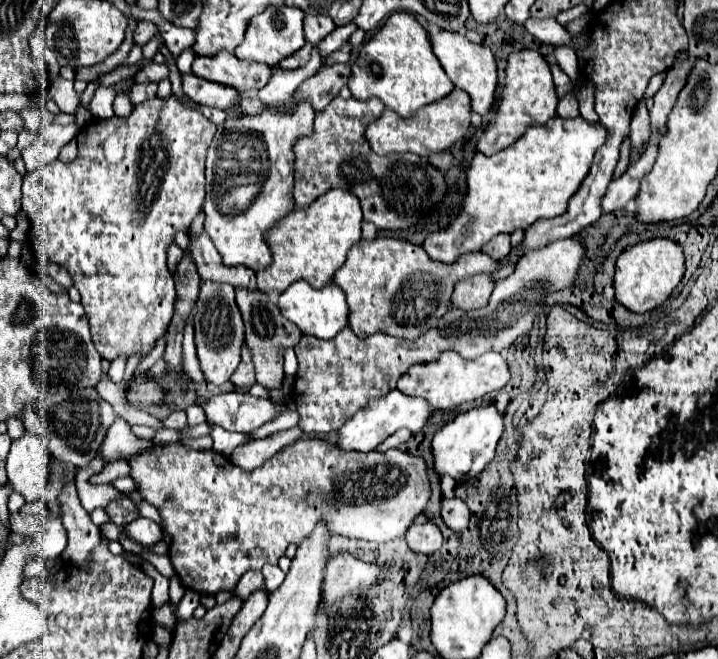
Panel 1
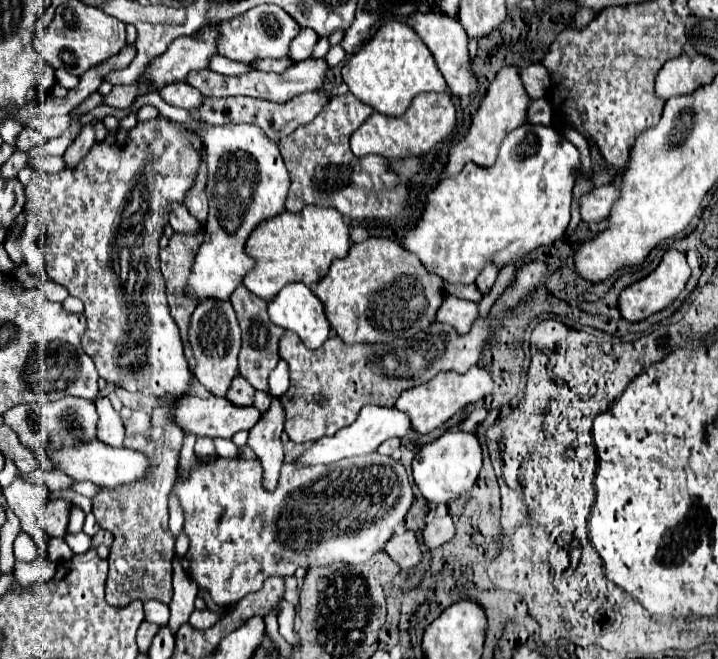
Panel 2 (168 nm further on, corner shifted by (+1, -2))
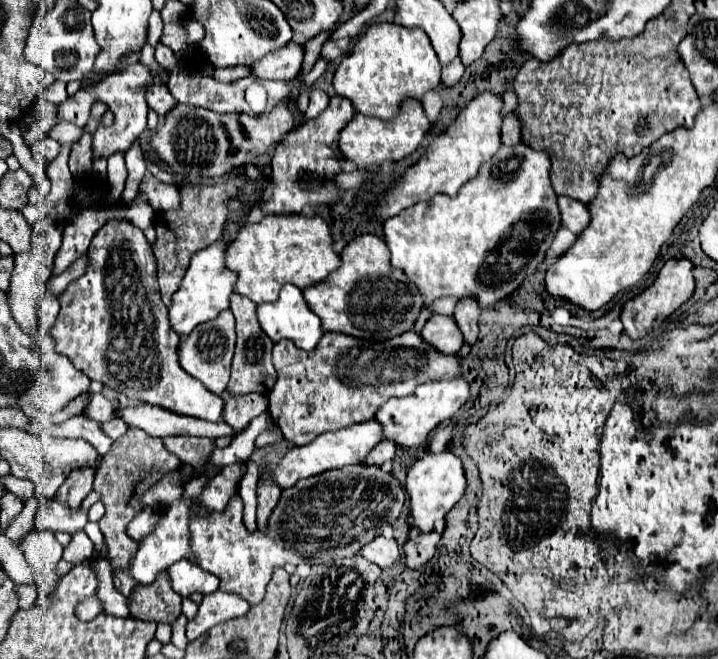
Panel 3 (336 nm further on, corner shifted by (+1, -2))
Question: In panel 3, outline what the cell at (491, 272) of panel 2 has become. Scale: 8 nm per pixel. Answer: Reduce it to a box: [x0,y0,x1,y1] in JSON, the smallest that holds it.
[454,295,482,345]

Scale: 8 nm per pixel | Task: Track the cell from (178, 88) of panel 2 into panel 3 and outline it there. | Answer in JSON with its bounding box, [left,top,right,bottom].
[146,83,176,115]

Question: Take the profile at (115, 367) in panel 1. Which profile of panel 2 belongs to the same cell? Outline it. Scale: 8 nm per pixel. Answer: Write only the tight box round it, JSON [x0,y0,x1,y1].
[96,397,124,447]

